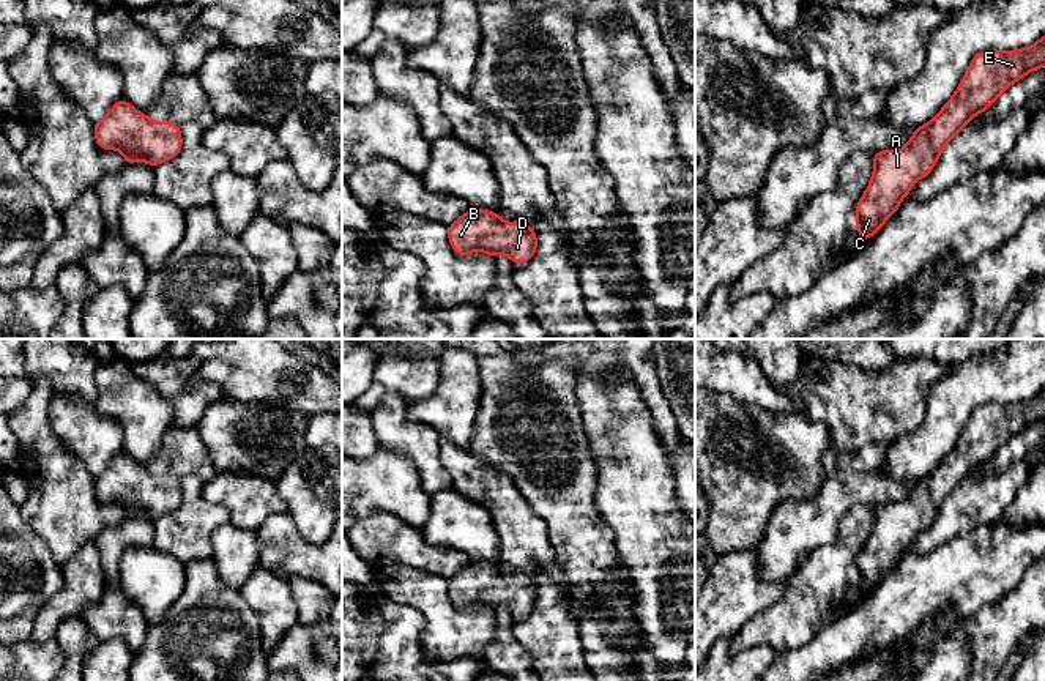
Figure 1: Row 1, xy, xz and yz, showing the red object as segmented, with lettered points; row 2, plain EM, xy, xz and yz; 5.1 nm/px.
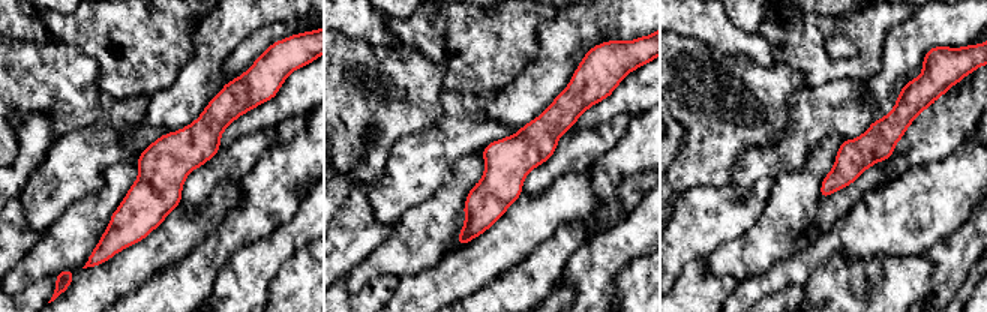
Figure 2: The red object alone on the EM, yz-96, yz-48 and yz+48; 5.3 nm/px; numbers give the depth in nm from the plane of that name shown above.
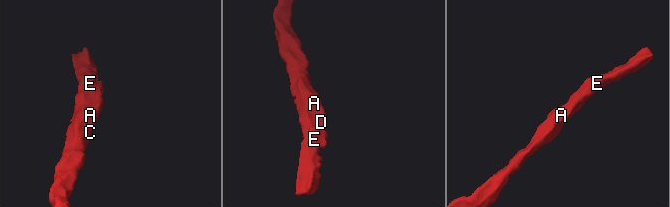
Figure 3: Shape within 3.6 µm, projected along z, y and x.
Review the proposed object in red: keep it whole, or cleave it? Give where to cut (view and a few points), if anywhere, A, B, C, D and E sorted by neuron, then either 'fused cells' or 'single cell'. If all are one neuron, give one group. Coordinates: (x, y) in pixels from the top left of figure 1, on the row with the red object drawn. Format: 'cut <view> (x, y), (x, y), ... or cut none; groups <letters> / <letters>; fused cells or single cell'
cut none; groups A B C D E; single cell

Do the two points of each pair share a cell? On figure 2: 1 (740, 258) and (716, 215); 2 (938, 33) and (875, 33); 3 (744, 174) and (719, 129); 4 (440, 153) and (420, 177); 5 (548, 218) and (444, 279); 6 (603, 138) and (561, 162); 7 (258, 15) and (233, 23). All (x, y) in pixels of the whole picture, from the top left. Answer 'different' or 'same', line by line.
1: different
2: different
3: different
4: same
5: same
6: same
7: same

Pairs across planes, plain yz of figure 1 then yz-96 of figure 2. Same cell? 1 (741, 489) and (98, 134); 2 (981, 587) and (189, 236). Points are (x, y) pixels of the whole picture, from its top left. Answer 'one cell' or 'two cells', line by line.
1: two cells
2: one cell

